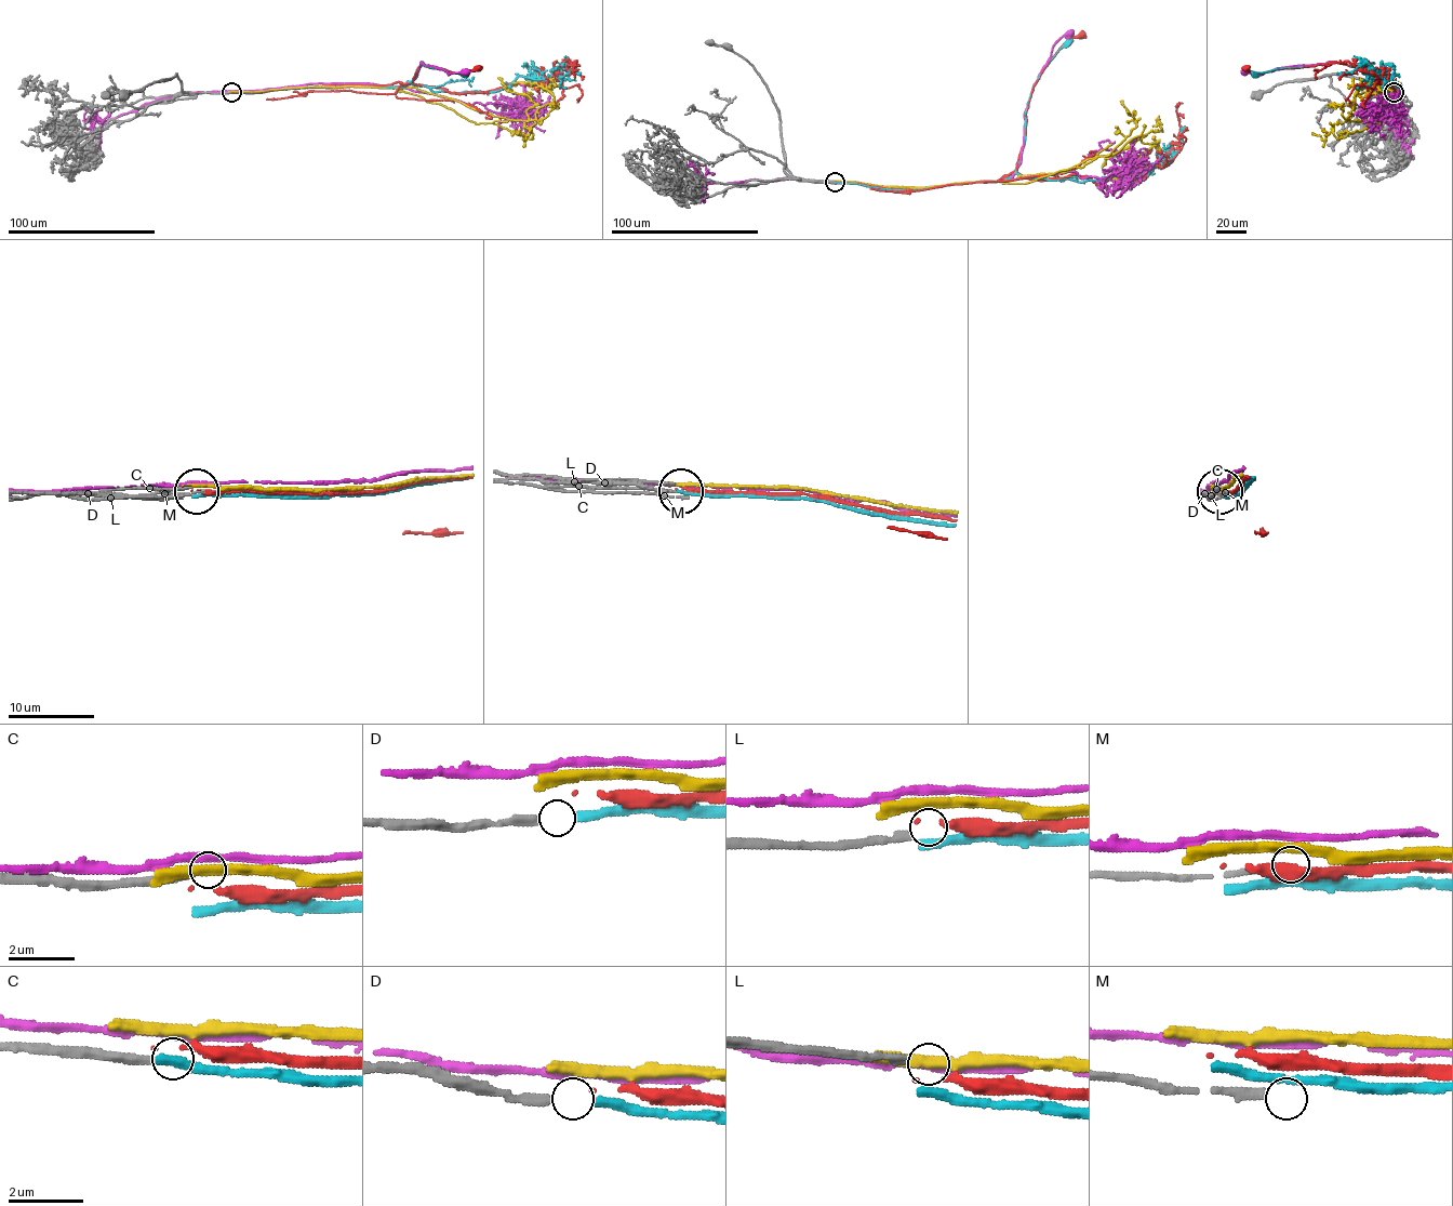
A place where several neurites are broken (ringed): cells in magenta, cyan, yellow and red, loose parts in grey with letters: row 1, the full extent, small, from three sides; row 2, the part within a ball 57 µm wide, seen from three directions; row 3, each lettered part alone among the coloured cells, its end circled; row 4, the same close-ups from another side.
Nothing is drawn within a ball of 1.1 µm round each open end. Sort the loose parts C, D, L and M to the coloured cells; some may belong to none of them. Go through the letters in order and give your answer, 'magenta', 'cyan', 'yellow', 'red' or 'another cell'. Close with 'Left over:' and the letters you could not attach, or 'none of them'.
C: another cell
D: cyan
L: another cell
M: another cell
Left over: C, L, M

